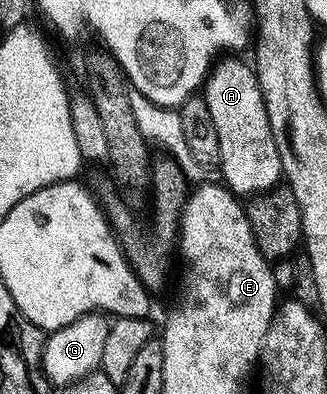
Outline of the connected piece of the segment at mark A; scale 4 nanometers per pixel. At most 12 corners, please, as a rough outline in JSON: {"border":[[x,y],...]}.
{"border":[[227,56],[205,97],[236,196],[280,185],[259,77]]}

